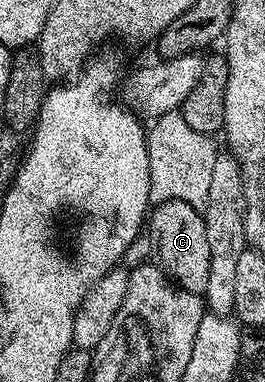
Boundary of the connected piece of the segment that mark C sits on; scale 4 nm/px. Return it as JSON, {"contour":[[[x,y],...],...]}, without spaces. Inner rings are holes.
{"contour":[[[171,199],[152,207],[147,218],[147,234],[153,237],[157,249],[156,261],[172,281],[187,292],[204,295],[207,272],[211,272],[211,248],[207,245],[207,228],[202,211],[183,200]]]}

